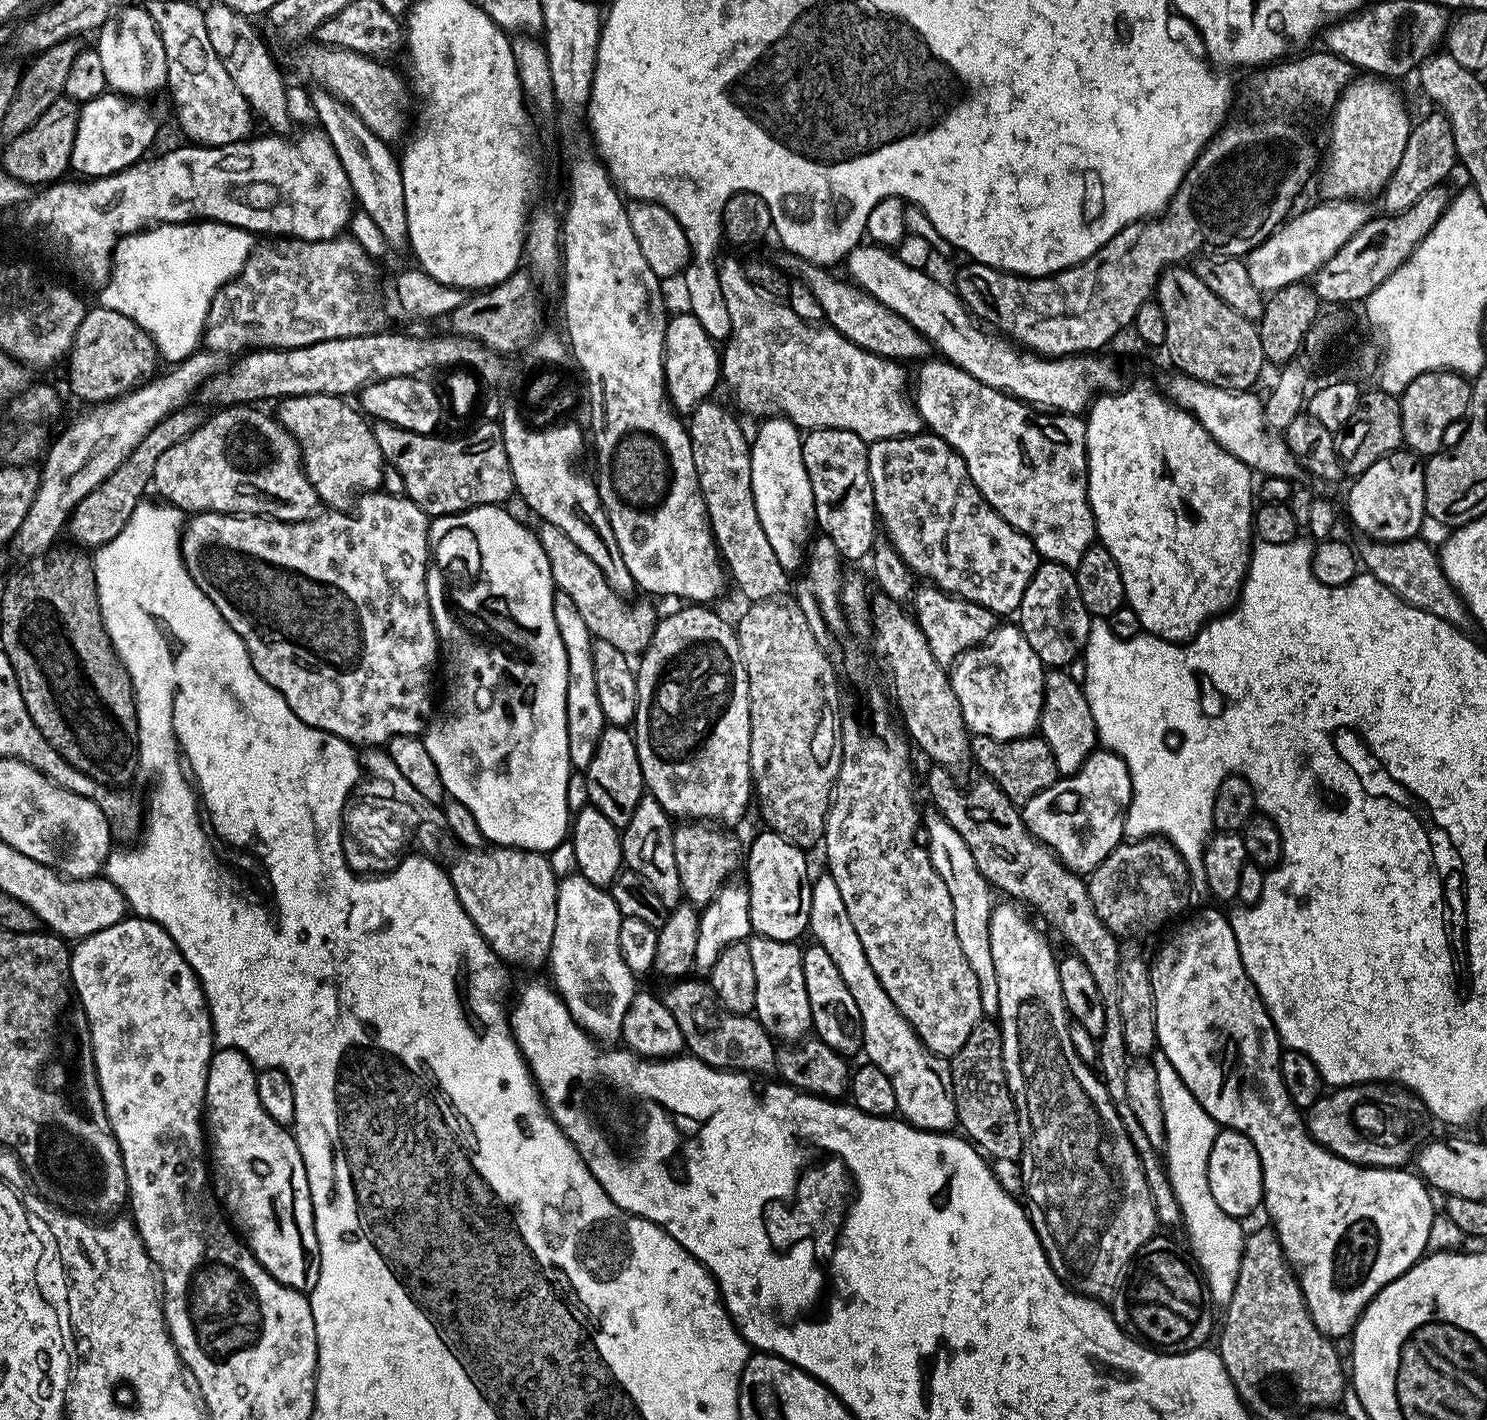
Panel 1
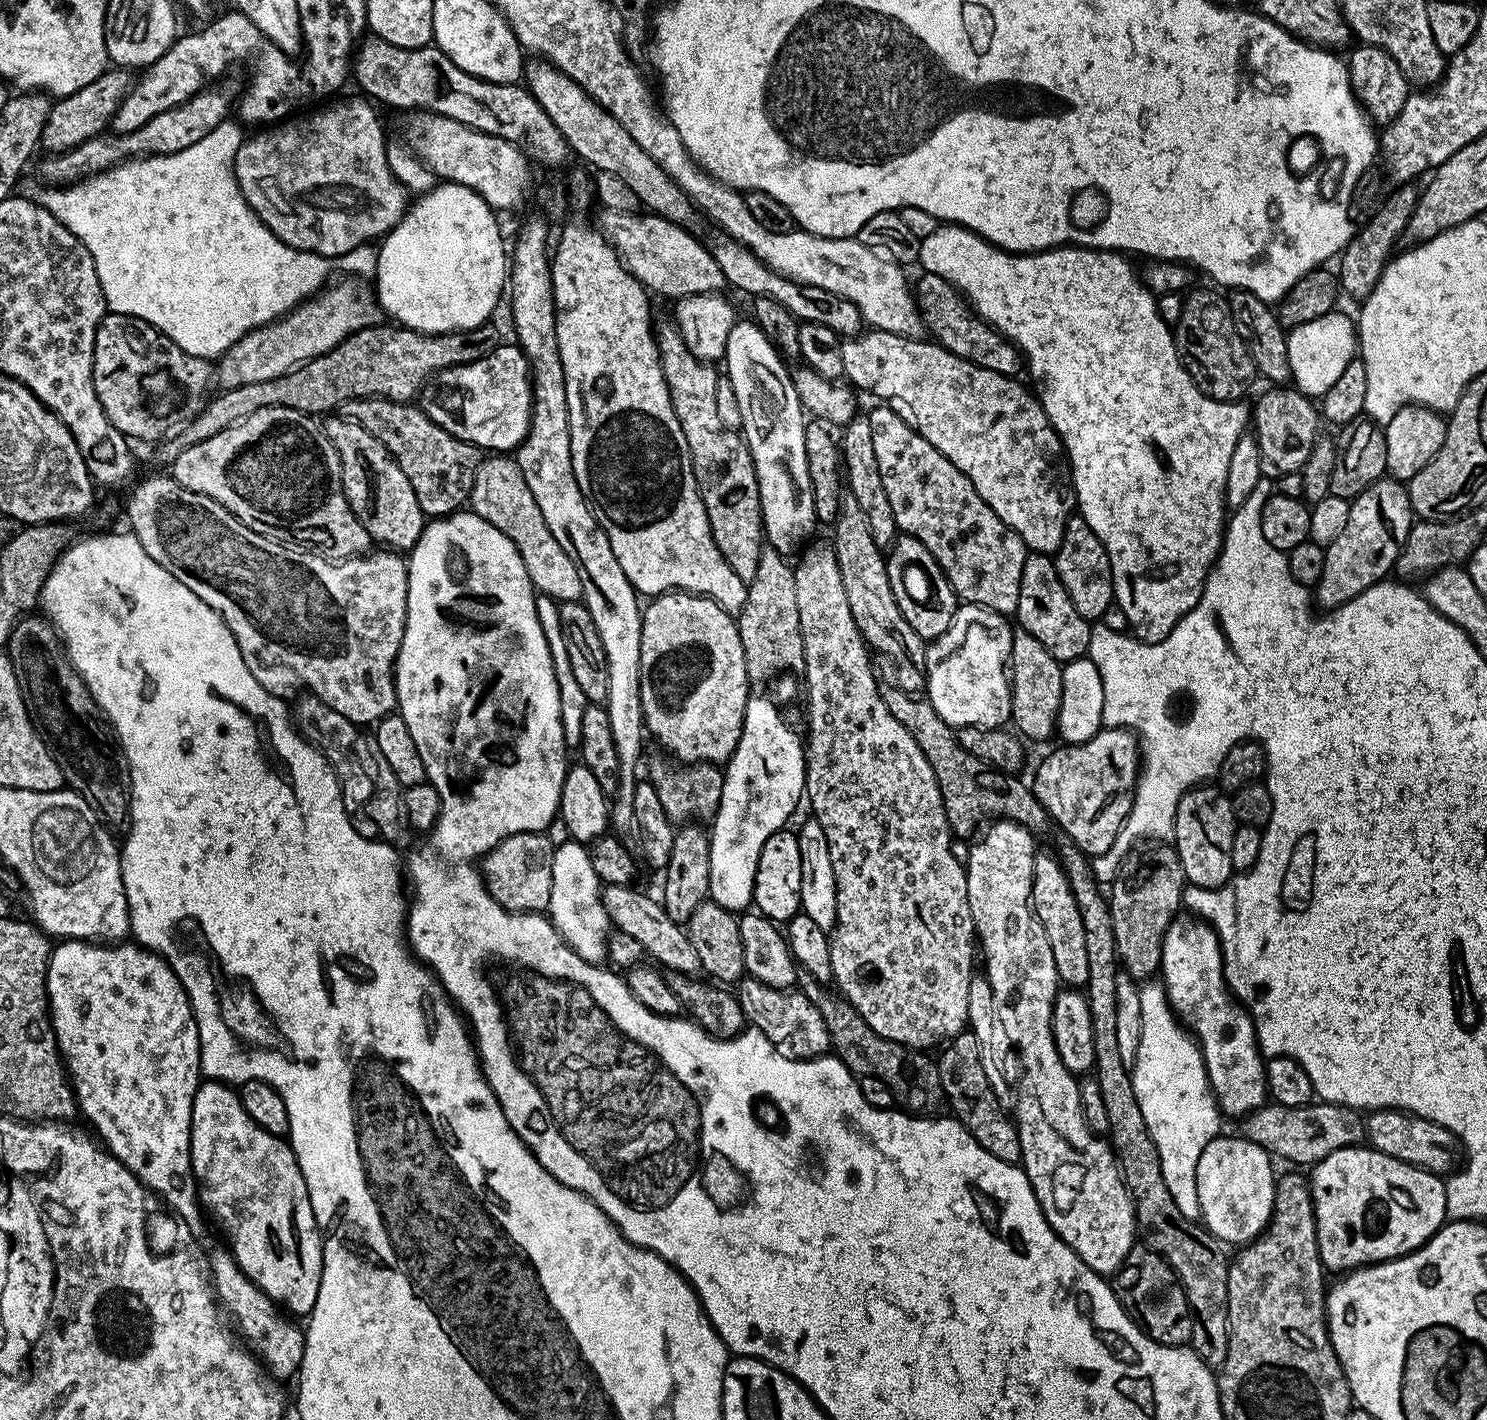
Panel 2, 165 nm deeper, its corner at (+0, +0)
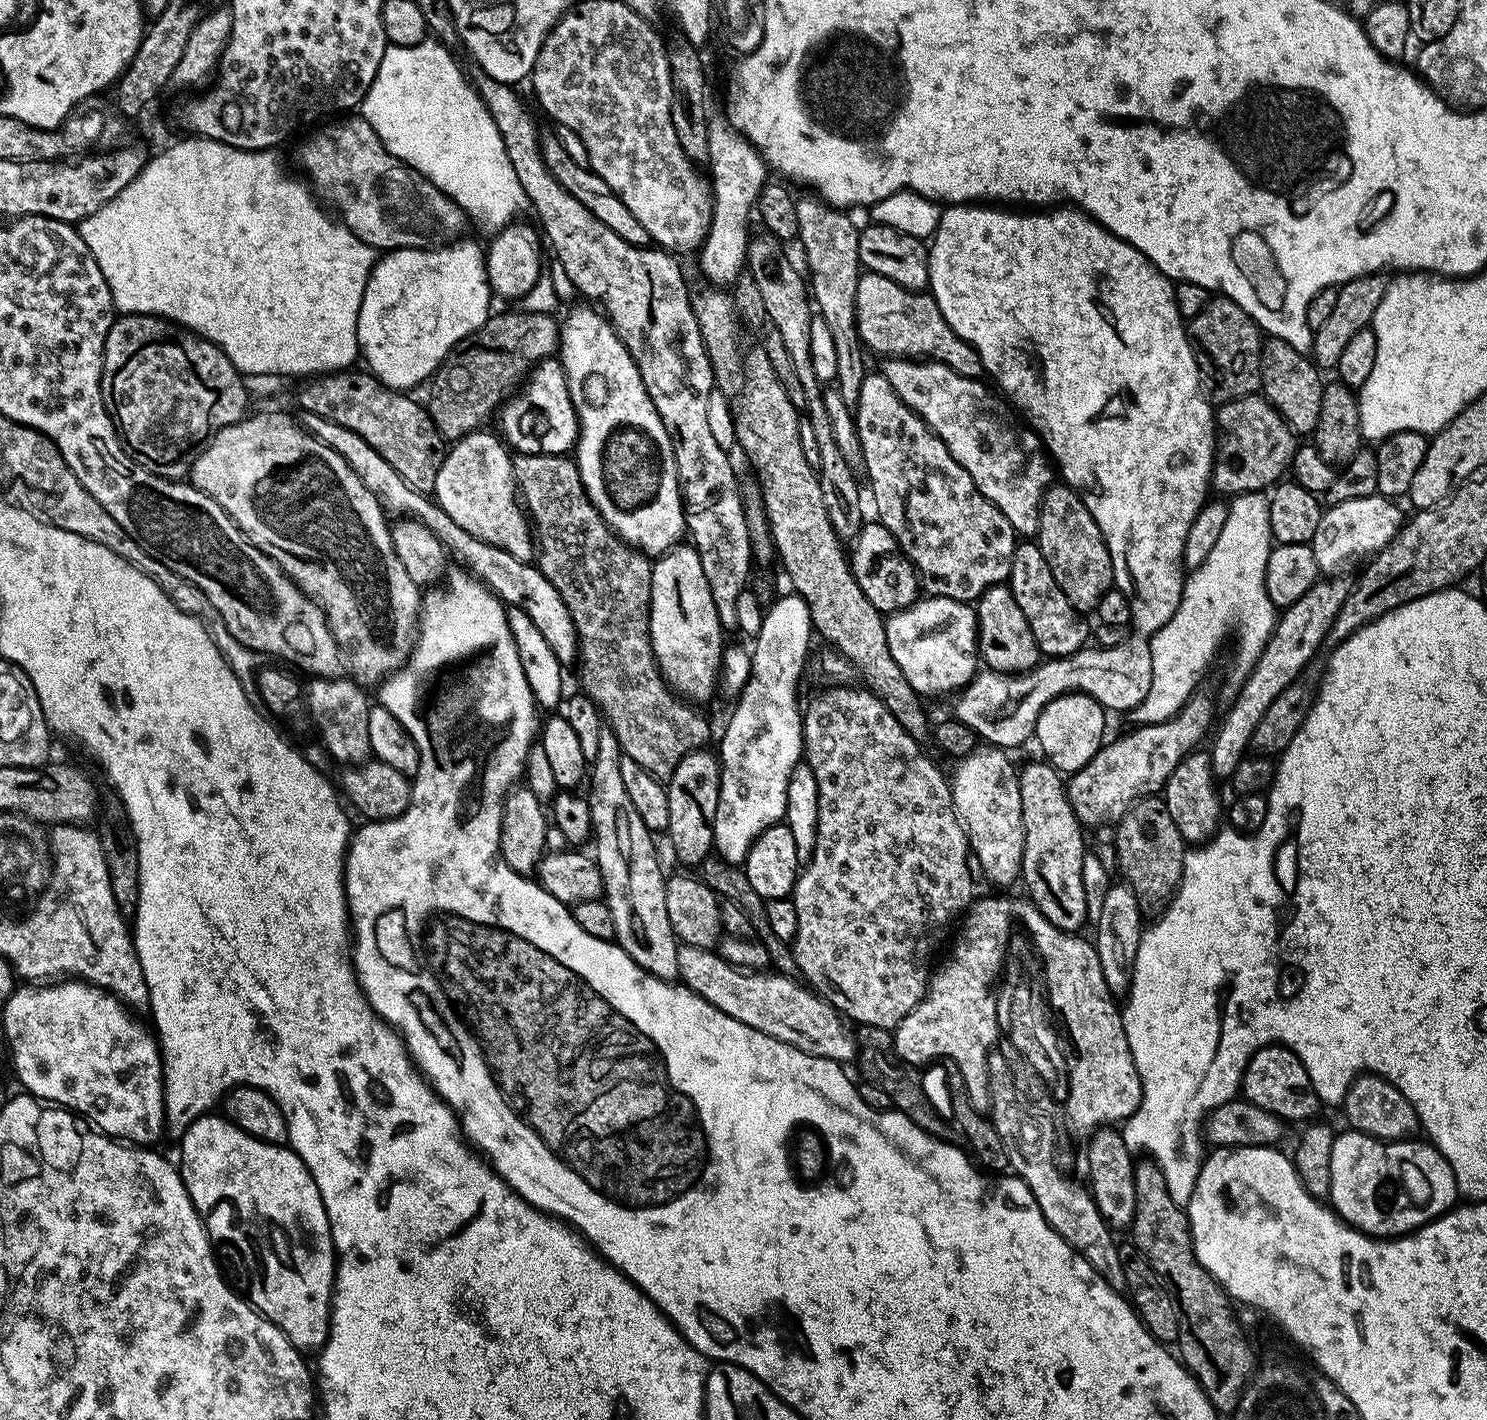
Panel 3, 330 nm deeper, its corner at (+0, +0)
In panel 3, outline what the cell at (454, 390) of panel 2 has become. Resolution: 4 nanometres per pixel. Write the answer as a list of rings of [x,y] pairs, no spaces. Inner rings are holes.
[[[559,359],[536,365],[530,379],[501,407],[499,435],[509,449],[525,456],[562,456],[571,453],[580,437],[580,420],[570,398],[568,379]]]

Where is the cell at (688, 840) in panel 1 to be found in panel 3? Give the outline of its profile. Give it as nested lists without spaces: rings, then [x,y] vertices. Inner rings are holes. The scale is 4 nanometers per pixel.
[[[517,455],[513,459],[513,469],[516,472],[516,483],[518,485],[519,495],[522,497],[523,507],[530,517],[531,526],[534,529],[534,543],[538,551],[535,553],[535,563],[538,565],[540,572],[549,580],[550,583],[562,594],[562,600],[570,610],[570,614],[576,623],[576,633],[580,635],[580,654],[578,657],[580,668],[579,687],[591,698],[592,701],[600,708],[603,719],[607,727],[612,729],[620,743],[620,751],[623,755],[629,756],[638,766],[642,766],[647,772],[653,774],[667,773],[676,767],[677,760],[685,752],[694,752],[705,747],[704,744],[712,736],[712,728],[708,725],[708,720],[693,706],[687,699],[681,698],[674,691],[671,684],[665,680],[660,672],[660,666],[654,656],[652,643],[650,642],[650,586],[652,585],[652,566],[653,561],[649,559],[640,549],[632,547],[626,541],[620,539],[613,532],[611,526],[607,524],[602,514],[592,504],[588,497],[588,492],[584,489],[584,483],[580,477],[580,471],[576,465],[575,459],[567,455],[562,456],[525,456]]]

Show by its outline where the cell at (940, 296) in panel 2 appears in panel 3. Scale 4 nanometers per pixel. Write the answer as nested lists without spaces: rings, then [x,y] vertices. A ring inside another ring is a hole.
[[[865,271],[857,282],[856,328],[863,347],[869,353],[877,352],[880,358],[927,358],[950,366],[959,376],[981,379],[985,375],[978,354],[970,344],[954,334],[933,296],[924,290],[903,288],[898,282],[877,272]]]

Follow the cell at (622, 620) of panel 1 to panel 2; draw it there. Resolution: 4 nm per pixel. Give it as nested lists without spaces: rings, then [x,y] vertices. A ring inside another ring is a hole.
[[[494,454],[481,461],[475,474],[470,506],[476,515],[490,522],[515,543],[533,587],[541,595],[551,596],[557,602],[581,599],[582,578],[578,578],[578,566],[574,566],[570,554],[562,550],[558,540],[550,533],[542,510],[539,509],[538,502],[535,501],[534,494],[527,486],[521,468],[513,457]]]

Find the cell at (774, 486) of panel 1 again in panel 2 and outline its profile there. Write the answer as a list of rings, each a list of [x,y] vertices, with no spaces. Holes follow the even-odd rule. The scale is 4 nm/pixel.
[[[745,318],[735,321],[726,342],[725,354],[722,359],[726,379],[735,394],[736,407],[740,409],[741,433],[748,445],[758,478],[760,512],[763,514],[765,539],[772,547],[789,557],[797,553],[805,543],[806,537],[817,525],[814,510],[812,483],[810,482],[809,467],[806,466],[805,426],[806,413],[798,398],[796,384],[792,380],[791,371],[787,369],[785,359],[755,321]]]

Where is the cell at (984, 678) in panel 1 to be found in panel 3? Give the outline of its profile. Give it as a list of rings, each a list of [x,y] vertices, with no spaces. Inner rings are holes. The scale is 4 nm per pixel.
[[[928,596],[900,612],[891,613],[885,619],[886,643],[890,646],[890,658],[898,662],[898,670],[906,674],[906,682],[921,697],[940,696],[943,692],[959,693],[975,678],[978,671],[978,641],[976,639],[976,609],[971,603],[954,598]]]

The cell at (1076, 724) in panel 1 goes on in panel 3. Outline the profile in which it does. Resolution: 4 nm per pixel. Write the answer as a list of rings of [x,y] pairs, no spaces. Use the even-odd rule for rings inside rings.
[[[1007,583],[995,584],[990,590],[983,592],[979,600],[975,601],[974,607],[978,656],[985,669],[1015,674],[1028,672],[1041,663],[1042,653],[1038,642],[1034,642],[1030,622],[1026,622],[1026,614],[1022,614]]]

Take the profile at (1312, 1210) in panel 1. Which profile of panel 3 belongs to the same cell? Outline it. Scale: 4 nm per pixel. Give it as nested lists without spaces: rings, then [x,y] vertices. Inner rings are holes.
[[[1341,1131],[1330,1154],[1328,1196],[1336,1215],[1370,1236],[1395,1238],[1449,1211],[1457,1203],[1456,1176],[1436,1145],[1421,1140],[1375,1140],[1361,1132]]]

